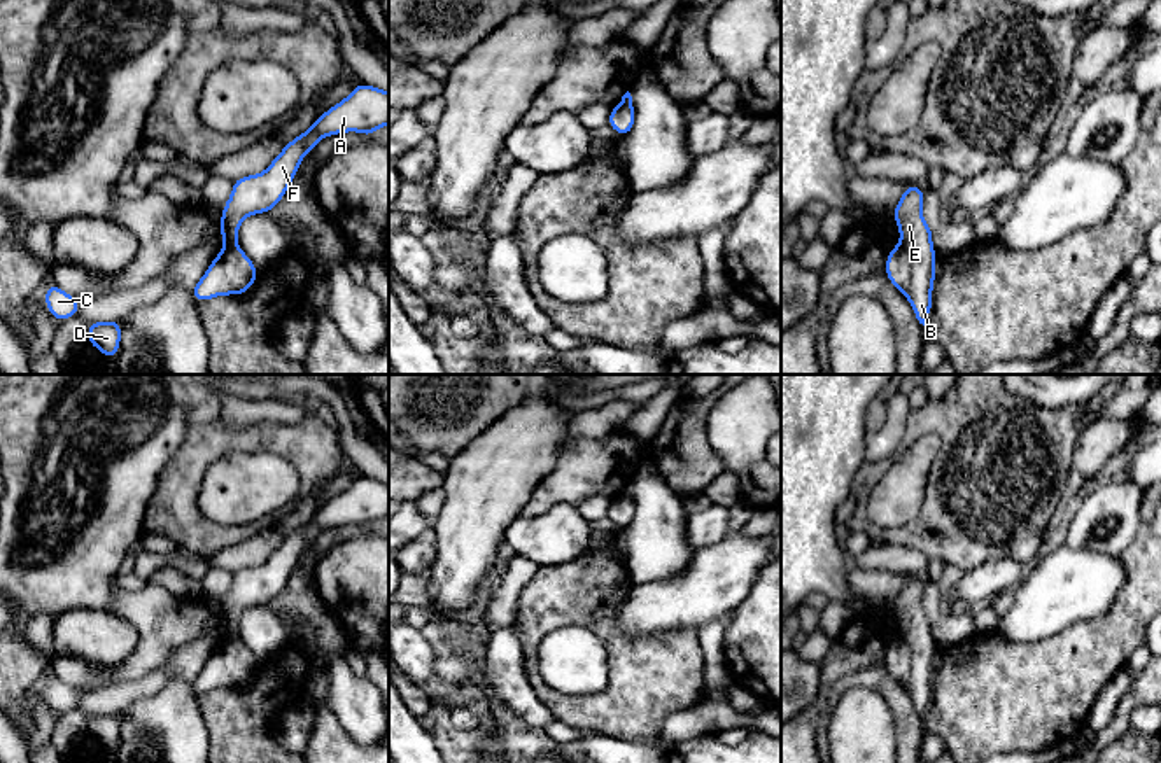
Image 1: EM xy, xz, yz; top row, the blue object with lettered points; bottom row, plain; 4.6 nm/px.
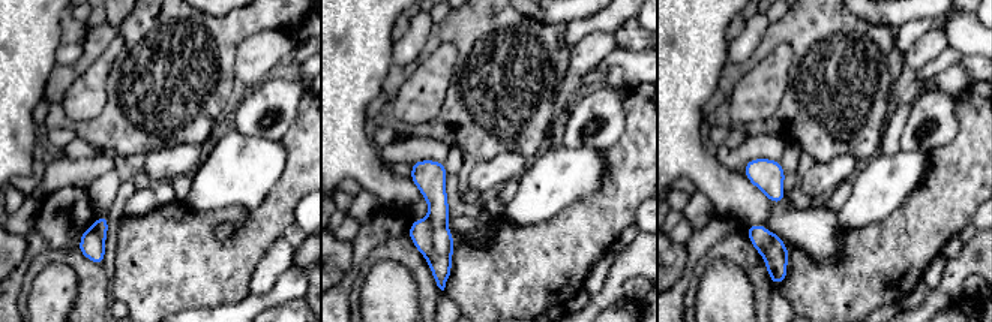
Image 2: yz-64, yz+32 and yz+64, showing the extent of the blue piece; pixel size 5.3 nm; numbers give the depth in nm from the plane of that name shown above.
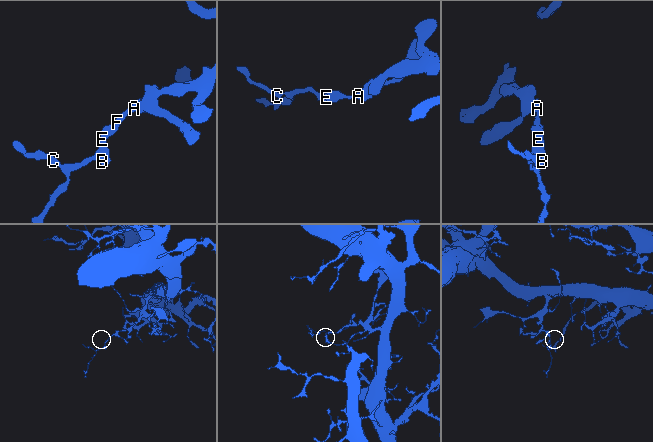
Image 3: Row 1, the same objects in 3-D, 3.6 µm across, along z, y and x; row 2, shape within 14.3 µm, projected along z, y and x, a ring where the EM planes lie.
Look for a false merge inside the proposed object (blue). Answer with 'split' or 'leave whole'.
split

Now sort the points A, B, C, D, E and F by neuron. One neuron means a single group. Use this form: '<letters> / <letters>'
A B E F / C D

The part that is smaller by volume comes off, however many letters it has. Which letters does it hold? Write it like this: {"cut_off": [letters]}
{"cut_off": ["C", "D"]}

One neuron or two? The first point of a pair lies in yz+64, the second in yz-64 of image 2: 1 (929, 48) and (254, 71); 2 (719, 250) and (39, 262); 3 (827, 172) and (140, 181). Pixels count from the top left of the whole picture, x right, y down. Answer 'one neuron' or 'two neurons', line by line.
1: one neuron
2: one neuron
3: two neurons

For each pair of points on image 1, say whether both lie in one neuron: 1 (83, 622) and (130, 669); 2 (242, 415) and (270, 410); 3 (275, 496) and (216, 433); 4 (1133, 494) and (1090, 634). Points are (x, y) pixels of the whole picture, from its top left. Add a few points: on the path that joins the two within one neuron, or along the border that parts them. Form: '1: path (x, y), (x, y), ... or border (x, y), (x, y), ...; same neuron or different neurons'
1: border (123, 618), (135, 630), (137, 644), (116, 667); different neurons
2: path (249, 412), (263, 410); same neuron
3: border (274, 455), (232, 452), (219, 457), (205, 475); different neurons
4: border (1139, 518), (1139, 532), (1119, 557); different neurons

